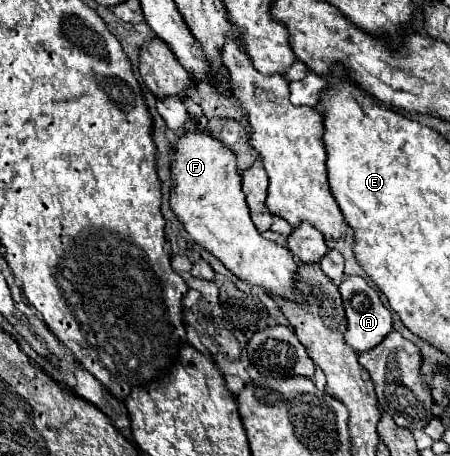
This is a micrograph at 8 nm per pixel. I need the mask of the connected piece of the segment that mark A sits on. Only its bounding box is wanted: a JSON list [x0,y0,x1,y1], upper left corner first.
[340,275,392,355]

